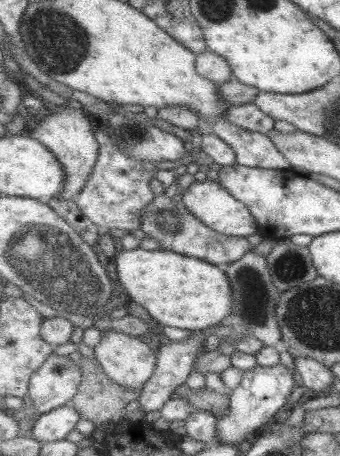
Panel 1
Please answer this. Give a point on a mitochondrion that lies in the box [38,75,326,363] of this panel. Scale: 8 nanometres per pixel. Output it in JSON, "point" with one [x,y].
{"point":[255,308]}

